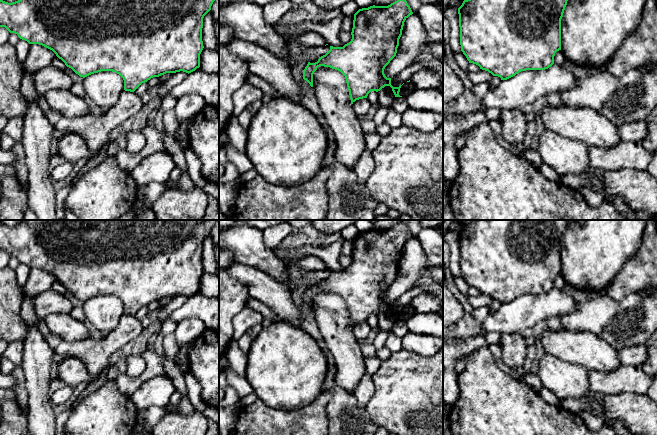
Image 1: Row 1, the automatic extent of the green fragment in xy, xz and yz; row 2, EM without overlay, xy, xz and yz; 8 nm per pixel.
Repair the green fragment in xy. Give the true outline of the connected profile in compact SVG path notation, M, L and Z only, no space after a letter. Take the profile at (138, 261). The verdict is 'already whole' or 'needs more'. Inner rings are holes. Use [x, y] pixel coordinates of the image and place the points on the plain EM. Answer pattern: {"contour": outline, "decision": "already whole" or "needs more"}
{"contour": "M24 220L8 227L0 223L0 251L15 257L29 268L39 268L52 274L65 289L80 301L87 301L101 295L112 295L124 304L124 314L134 316L142 307L166 297L191 297L200 291L200 278L204 272L202 265L203 242L211 234L219 220Z", "decision": "already whole"}

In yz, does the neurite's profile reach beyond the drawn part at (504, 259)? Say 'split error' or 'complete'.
complete

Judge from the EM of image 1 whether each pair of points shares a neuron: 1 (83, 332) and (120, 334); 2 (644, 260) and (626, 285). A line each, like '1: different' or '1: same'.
1: different
2: same

